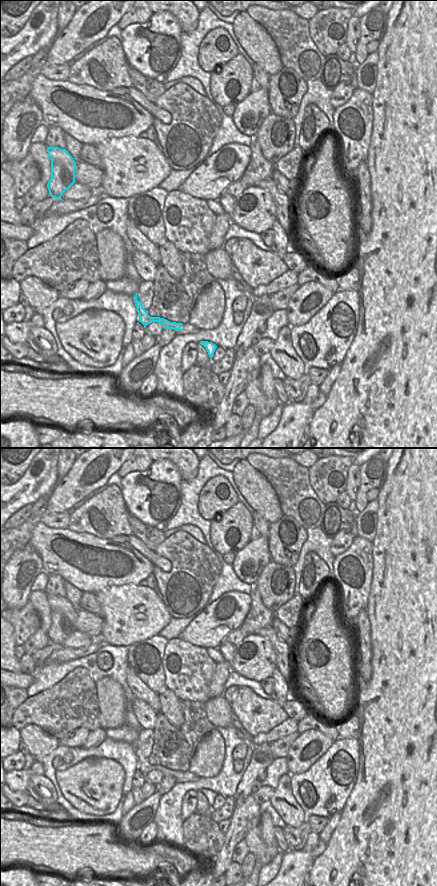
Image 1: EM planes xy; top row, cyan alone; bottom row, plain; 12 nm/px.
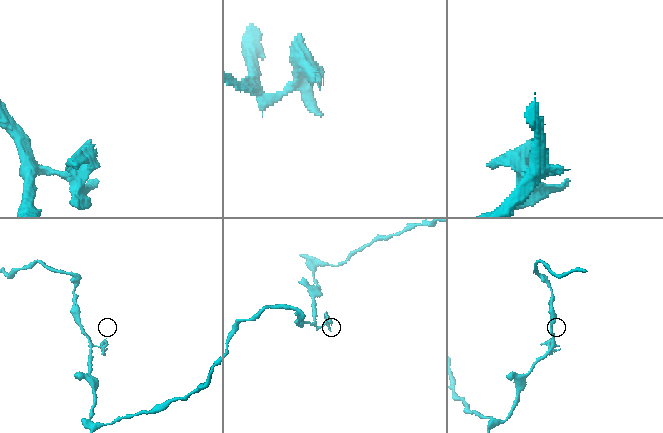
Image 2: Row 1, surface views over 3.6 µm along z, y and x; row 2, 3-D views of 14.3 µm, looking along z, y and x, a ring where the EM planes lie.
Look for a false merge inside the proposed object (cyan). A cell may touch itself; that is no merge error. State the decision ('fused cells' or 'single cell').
fused cells

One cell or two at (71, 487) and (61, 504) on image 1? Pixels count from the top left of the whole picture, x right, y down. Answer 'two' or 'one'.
one

